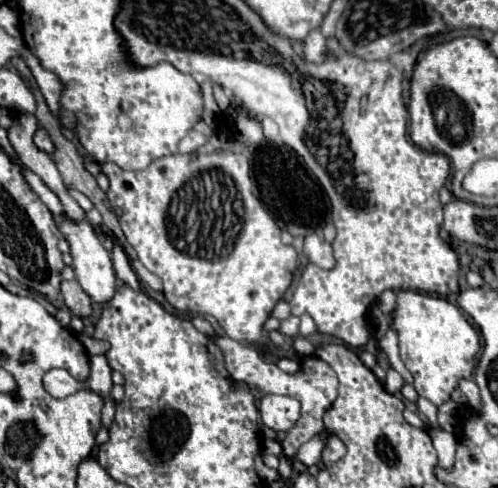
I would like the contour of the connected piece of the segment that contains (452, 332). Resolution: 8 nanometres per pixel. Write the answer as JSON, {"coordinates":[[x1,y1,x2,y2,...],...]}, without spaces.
{"coordinates":[[396,291,396,309,388,315,390,327,398,333,400,357,414,377,416,391,442,405,458,387,460,379,470,379,482,351,478,331,468,323,456,305,442,297,430,297,418,291]]}

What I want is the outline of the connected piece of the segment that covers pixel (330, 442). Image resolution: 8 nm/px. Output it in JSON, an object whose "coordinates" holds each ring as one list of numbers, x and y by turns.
{"coordinates":[[328,435,328,437,326,437,324,451,322,451,322,463,324,463,324,467,328,467,328,465,332,465,334,461,338,461,344,453,346,453,344,443,342,443,336,435]]}

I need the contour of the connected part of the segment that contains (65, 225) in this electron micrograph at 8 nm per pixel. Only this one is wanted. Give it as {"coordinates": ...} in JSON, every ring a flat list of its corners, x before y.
{"coordinates":[[66,219,66,221,62,221,60,231,64,233,64,237,70,243,70,253,72,253,72,259,74,259,74,273,76,273,78,283,82,285,82,289,86,291,86,295,94,303,100,303,100,305,108,303,116,293,116,275,114,275,114,269,112,269,110,253,102,247,102,243,98,241,98,237,92,231,88,221,76,223,76,221]]}

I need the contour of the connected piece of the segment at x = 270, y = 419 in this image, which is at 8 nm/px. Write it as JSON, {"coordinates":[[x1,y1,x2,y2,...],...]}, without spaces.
{"coordinates":[[264,395,260,401,262,423,274,431,288,431,300,419,300,403,286,395]]}

